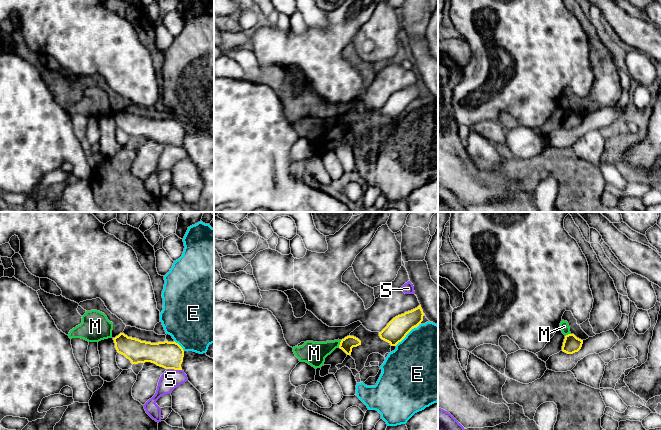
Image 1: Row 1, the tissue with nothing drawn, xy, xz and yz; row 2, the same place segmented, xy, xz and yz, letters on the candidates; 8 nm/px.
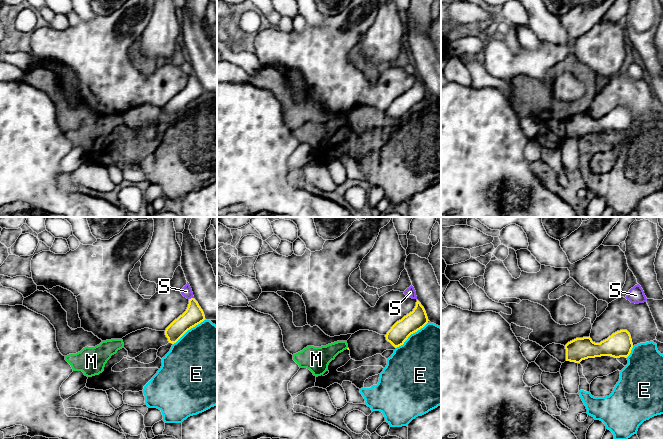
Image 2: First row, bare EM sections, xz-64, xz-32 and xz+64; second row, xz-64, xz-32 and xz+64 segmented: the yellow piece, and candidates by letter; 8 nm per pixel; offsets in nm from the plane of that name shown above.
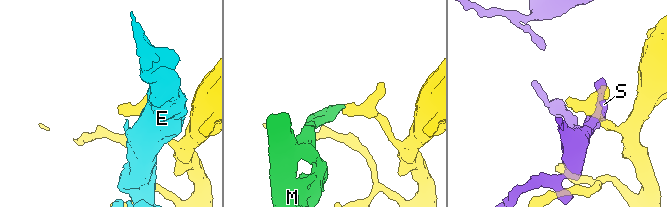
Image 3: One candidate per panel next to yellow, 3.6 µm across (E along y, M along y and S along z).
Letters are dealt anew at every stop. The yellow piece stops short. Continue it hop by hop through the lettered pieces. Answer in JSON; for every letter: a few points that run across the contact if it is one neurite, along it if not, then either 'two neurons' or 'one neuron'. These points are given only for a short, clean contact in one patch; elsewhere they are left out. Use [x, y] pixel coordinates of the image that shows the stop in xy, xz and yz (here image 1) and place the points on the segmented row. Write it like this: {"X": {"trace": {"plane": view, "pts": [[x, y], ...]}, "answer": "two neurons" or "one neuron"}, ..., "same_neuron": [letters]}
{"E": {"answer": "two neurons"}, "M": {"trace": {"plane": "xz", "pts": [[341, 340], [338, 346]]}, "answer": "two neurons"}, "S": {"answer": "two neurons"}, "same_neuron": []}

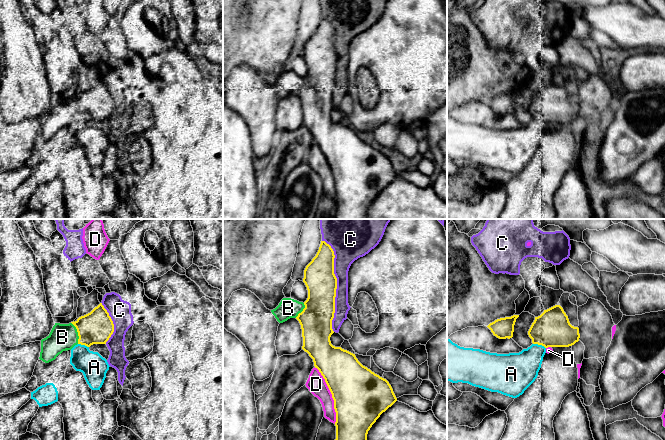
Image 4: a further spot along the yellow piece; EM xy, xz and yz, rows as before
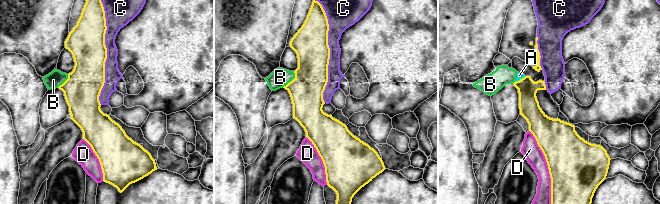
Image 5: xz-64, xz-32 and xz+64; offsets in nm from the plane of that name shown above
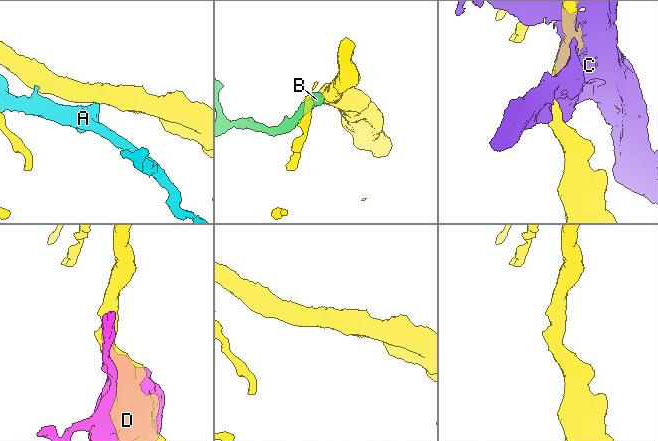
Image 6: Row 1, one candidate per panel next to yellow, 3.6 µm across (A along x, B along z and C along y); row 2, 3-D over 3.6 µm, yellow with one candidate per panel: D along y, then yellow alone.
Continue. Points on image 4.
{"A": {"answer": "two neurons"}, "B": {"answer": "one neuron"}, "C": {"answer": "two neurons"}, "D": {"answer": "two neurons"}, "same_neuron": ["B"]}

